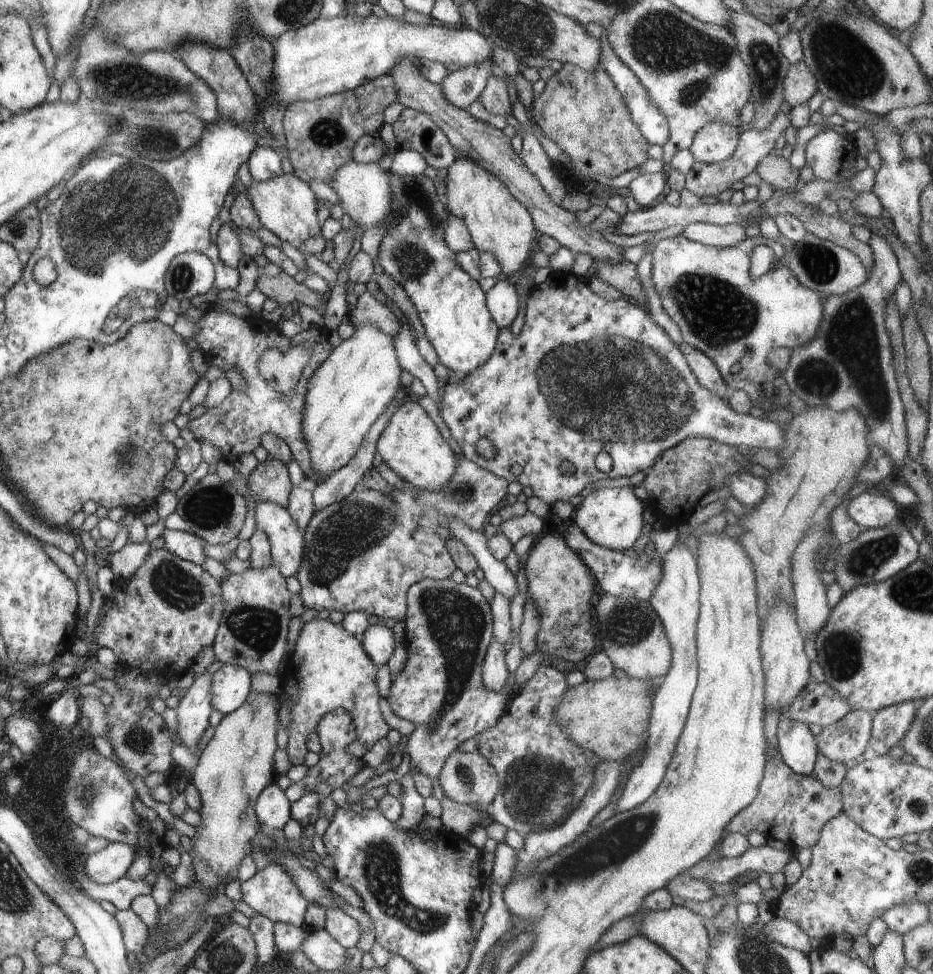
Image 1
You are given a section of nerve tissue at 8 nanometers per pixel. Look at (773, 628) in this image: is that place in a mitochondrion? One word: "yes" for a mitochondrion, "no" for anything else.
no

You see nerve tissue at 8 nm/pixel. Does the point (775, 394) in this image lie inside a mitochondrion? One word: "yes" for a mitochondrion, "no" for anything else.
yes

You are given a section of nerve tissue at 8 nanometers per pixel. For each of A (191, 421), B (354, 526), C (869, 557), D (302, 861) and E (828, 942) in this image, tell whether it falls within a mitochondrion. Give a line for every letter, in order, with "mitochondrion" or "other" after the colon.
A: other
B: mitochondrion
C: mitochondrion
D: other
E: other

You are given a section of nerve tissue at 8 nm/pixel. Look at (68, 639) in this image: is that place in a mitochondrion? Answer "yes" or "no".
no

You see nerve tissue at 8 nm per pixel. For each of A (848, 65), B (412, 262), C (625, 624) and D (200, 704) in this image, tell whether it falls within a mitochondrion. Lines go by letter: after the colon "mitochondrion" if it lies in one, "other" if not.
A: mitochondrion
B: mitochondrion
C: mitochondrion
D: other

